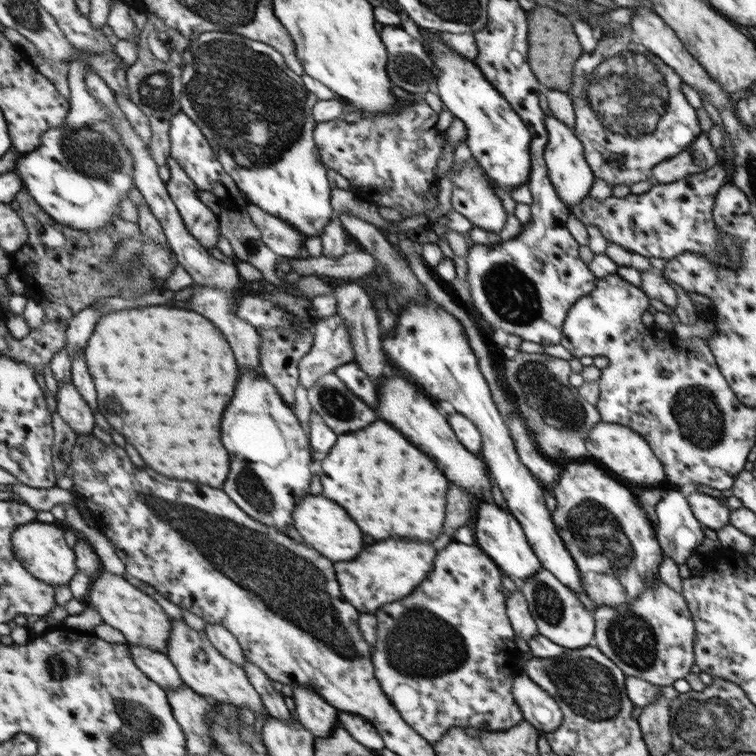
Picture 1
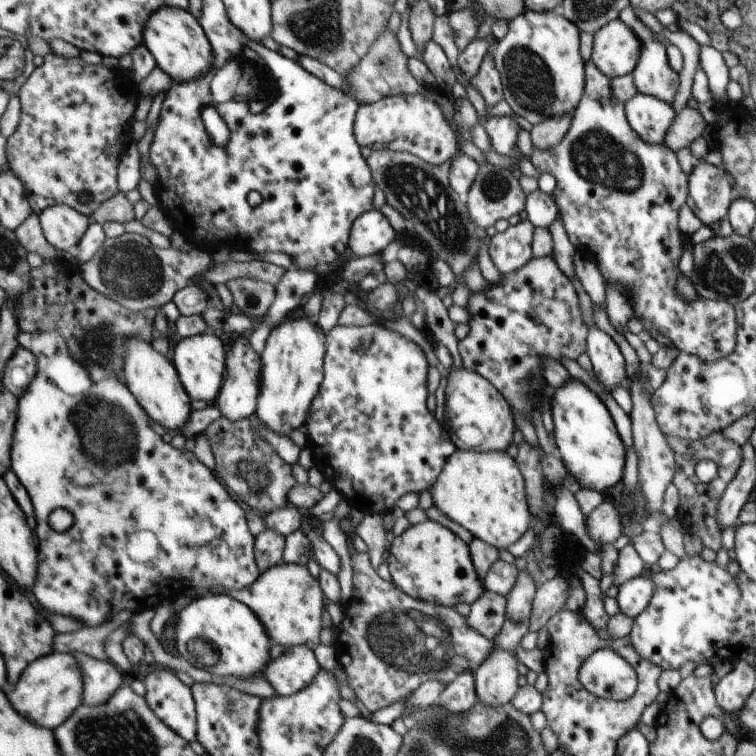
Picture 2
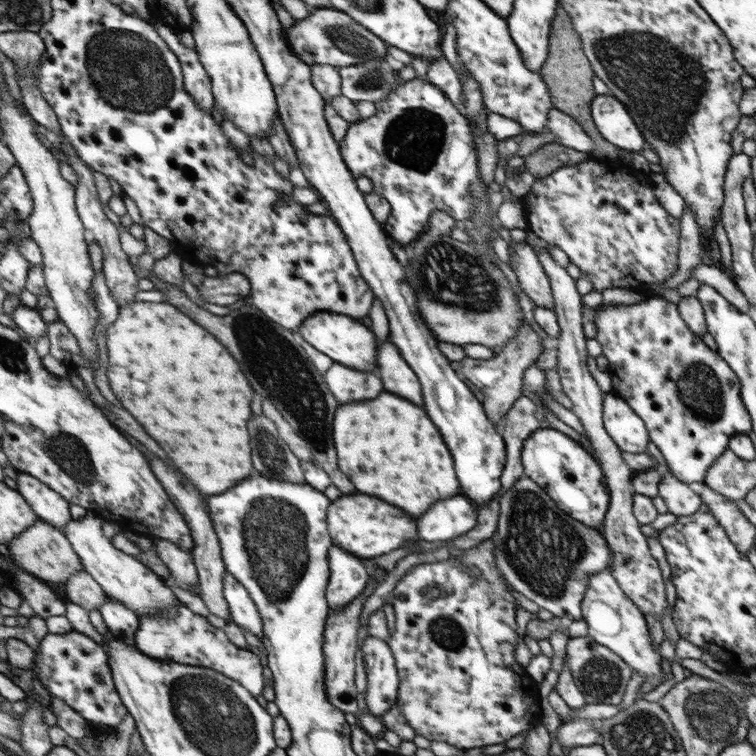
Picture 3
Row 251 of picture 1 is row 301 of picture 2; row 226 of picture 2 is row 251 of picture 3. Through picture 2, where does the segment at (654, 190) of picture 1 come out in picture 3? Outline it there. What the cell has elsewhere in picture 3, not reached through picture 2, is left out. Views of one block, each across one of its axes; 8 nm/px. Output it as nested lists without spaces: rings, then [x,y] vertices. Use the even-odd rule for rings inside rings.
[[[591,158],[572,167],[560,168],[546,177],[536,178],[530,192],[522,200],[526,203],[524,212],[528,228],[542,240],[545,240],[548,246],[554,245],[564,250],[568,254],[570,263],[578,266],[580,272],[592,279],[594,290],[602,292],[605,288],[622,287],[626,289],[626,276],[632,276],[639,284],[662,285],[666,280],[671,279],[674,272],[676,272],[676,268],[678,268],[678,238],[680,238],[680,224],[678,224],[678,219],[670,216],[656,201],[654,192],[652,192],[650,177],[642,172],[634,171],[631,167],[625,167],[622,170],[610,169],[598,160]]]

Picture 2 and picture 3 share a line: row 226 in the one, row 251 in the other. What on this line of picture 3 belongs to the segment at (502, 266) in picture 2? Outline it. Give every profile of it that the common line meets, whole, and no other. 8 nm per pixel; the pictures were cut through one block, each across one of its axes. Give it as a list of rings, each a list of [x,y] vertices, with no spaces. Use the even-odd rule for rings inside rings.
[[[516,241],[509,246],[509,254],[510,267],[516,273],[520,288],[535,302],[536,306],[554,311],[551,280],[542,270],[534,248],[527,242]]]

